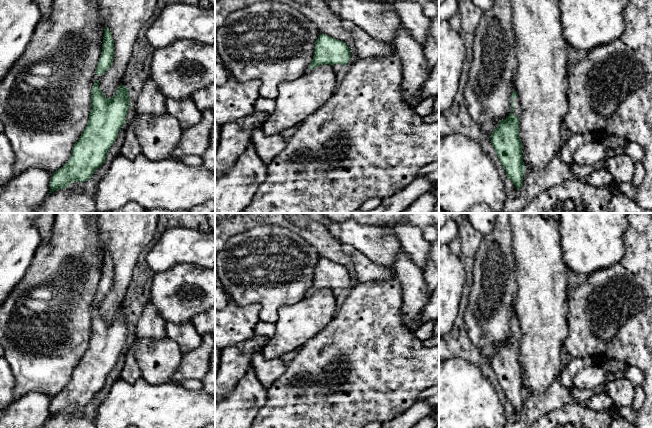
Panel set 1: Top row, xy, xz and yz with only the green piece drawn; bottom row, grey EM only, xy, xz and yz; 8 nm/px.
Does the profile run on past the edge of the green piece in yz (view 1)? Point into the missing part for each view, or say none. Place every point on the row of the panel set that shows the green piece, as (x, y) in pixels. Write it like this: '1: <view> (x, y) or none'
1: yz (517, 108)

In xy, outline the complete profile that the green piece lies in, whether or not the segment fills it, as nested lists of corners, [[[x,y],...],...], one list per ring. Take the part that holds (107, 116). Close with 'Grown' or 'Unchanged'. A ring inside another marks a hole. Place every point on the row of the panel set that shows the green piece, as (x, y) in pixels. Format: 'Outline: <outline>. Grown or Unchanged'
Outline: [[[99,80],[92,87],[91,111],[84,132],[75,143],[70,159],[63,167],[56,170],[50,179],[49,195],[55,190],[67,188],[71,182],[88,181],[94,172],[105,162],[110,147],[115,142],[121,127],[126,124],[126,116],[130,107],[129,90],[121,85],[118,87],[113,98],[106,98],[99,88]]]. Unchanged

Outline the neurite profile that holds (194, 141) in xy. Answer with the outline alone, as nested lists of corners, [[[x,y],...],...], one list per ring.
[[[205,110],[202,119],[196,125],[183,130],[180,142],[172,151],[171,158],[179,159],[184,155],[202,156],[208,149],[213,123],[213,110]]]

